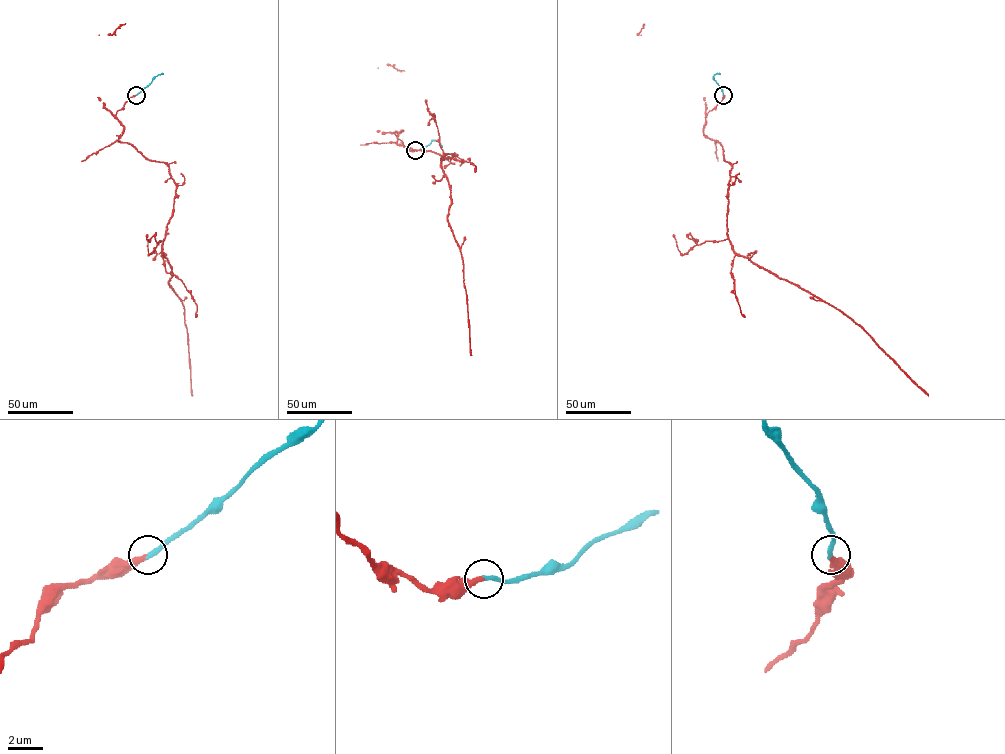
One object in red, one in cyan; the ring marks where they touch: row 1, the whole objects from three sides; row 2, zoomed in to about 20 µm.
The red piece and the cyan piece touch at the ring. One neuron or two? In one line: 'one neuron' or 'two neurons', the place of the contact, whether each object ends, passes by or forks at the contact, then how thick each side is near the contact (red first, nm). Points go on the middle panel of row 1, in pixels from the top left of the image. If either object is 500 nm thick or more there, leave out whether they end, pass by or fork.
one neuron; at (415, 150); red ends there; cyan ends there; 320 nm thick on the red side, 280 nm on the other

